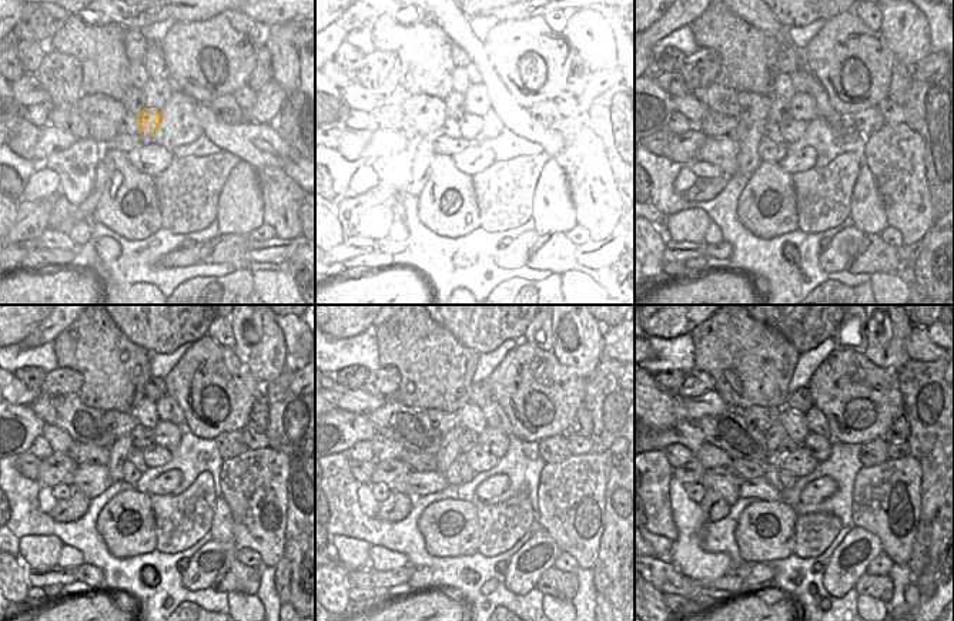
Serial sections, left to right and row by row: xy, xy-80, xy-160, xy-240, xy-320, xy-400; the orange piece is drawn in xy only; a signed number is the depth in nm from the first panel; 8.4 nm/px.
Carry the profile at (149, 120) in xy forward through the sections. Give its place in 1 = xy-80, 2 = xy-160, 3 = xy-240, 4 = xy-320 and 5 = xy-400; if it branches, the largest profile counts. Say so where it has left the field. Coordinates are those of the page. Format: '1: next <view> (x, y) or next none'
1: next xy-80 (469, 124)
2: next xy-160 (792, 130)
3: next xy-240 (154, 456)
4: next xy-320 (479, 460)
5: next xy-400 (800, 463)

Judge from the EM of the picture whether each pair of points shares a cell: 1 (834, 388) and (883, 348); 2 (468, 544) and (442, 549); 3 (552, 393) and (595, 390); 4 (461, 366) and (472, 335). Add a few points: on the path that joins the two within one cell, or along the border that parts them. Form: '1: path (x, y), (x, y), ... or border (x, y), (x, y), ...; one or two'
1: border (863, 353), (876, 365), (896, 371); two
2: path (462, 544), (448, 544); one
3: border (583, 378), (585, 405); two
4: border (442, 326), (478, 355); two

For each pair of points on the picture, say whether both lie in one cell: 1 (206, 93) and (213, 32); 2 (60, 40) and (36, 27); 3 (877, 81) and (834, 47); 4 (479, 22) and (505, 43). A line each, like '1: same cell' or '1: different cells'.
1: same cell
2: different cells
3: same cell
4: different cells

